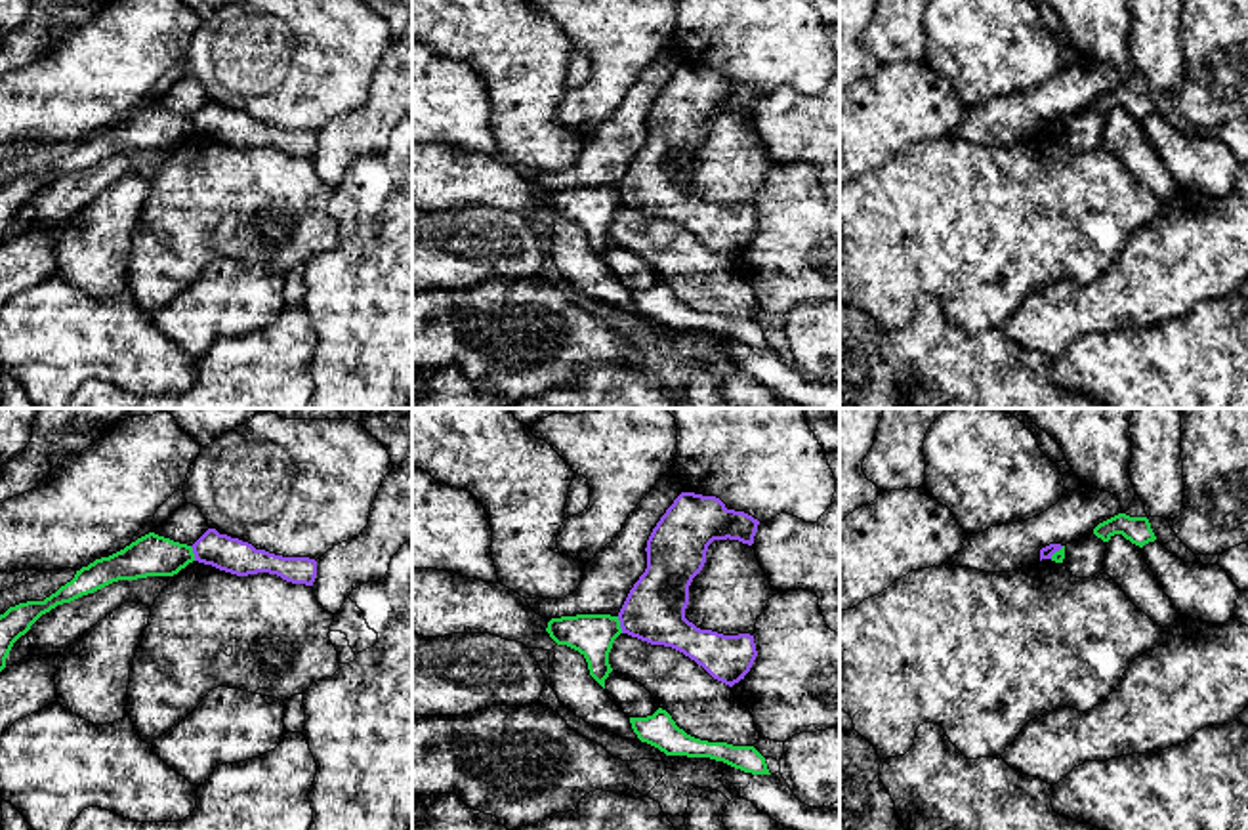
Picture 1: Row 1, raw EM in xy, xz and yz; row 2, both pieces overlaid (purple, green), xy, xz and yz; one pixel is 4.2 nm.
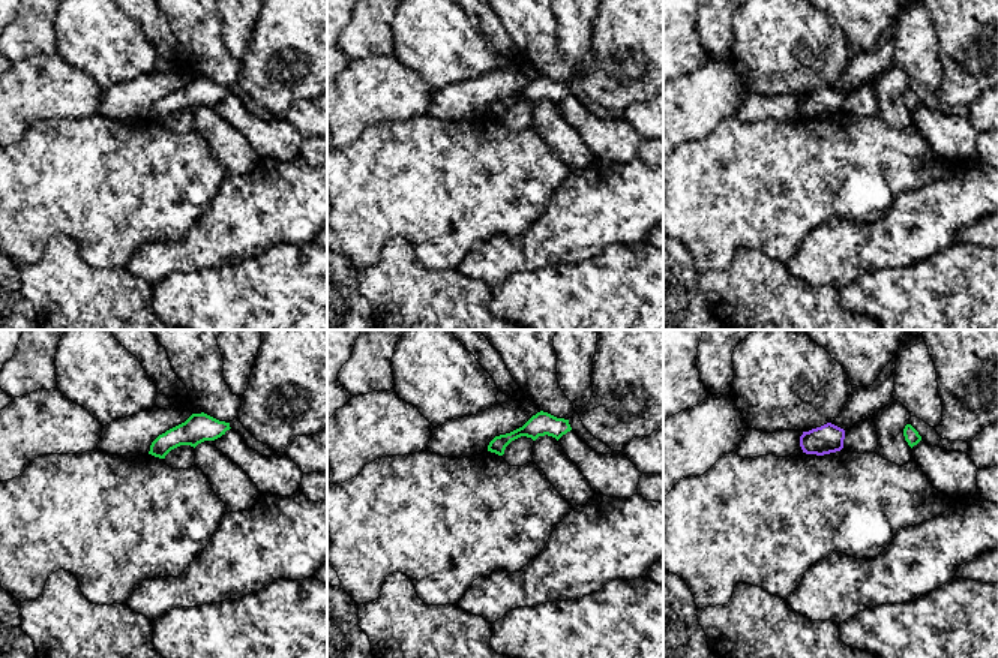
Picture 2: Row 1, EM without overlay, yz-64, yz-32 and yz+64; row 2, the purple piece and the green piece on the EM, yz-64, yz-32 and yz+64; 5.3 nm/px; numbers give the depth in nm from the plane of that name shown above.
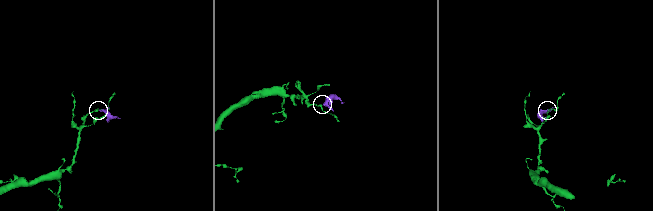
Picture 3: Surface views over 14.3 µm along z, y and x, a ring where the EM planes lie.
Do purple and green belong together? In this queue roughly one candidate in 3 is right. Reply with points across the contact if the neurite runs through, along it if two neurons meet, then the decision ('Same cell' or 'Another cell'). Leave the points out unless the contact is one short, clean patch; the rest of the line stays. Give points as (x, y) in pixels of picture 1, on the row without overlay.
Boundary: xz (617, 189), (623, 205). Another cell

